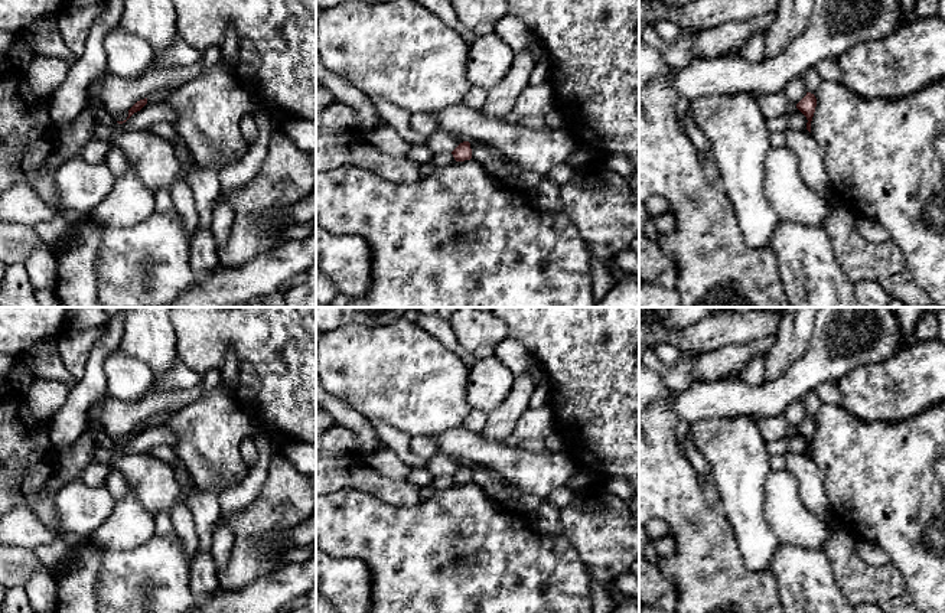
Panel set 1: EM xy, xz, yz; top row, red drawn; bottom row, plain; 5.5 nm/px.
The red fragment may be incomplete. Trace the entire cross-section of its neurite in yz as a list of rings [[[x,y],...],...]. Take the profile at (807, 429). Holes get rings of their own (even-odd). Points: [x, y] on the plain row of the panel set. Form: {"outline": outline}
{"outline": [[[806,415],[806,418],[796,427],[796,431],[806,440],[806,453],[811,456],[811,444],[815,436],[817,421],[814,417]]]}

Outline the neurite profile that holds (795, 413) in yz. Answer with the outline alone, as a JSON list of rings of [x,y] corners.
[[[804,401],[791,402],[783,411],[783,415],[788,420],[789,425],[796,428],[808,415]]]

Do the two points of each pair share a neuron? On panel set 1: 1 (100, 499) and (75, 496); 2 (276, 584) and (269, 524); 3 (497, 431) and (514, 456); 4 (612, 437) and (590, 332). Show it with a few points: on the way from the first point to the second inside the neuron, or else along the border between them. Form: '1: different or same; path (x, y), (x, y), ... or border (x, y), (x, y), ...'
1: same; path (94, 499), (81, 499)
2: different; border (290, 563), (257, 577), (244, 587)
3: different; border (478, 434), (502, 443)
4: same; path (612, 411), (609, 358)

